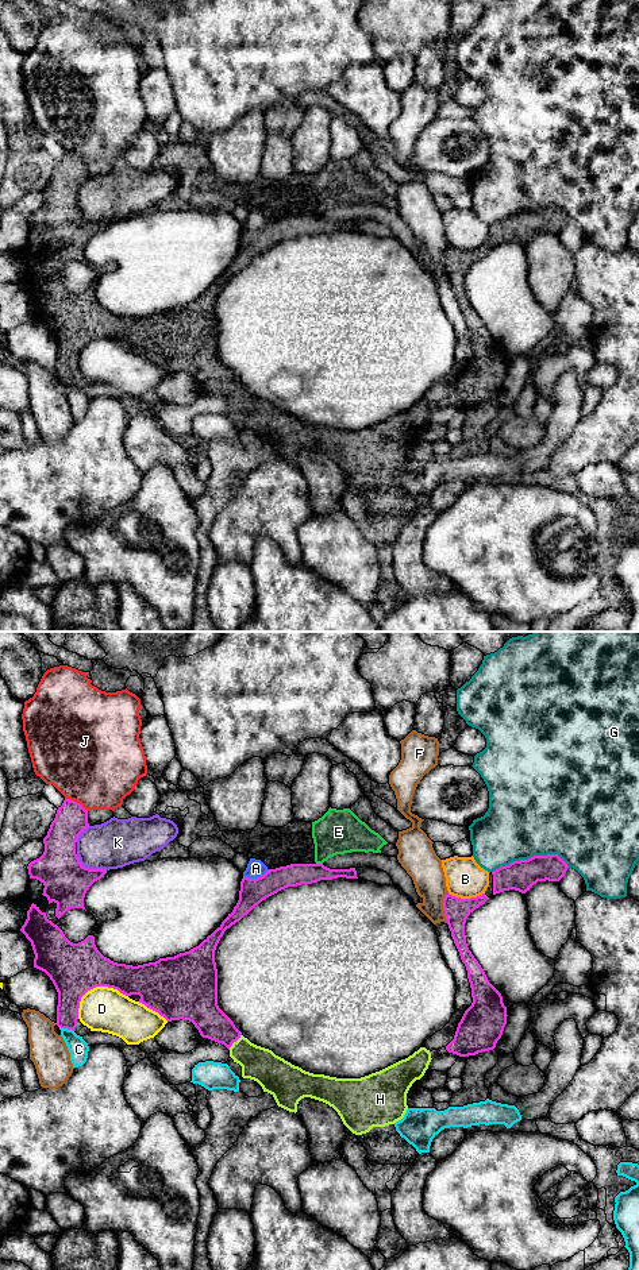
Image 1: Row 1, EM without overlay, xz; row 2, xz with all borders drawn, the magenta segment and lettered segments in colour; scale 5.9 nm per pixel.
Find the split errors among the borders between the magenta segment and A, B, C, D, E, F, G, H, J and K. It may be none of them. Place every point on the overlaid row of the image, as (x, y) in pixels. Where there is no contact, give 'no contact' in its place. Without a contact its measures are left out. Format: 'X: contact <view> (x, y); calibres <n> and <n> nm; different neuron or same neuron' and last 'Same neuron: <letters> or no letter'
A: contact xz (257, 877); calibres 160 and 110 nm; different neuron
B: contact xz (466, 899); calibres 150 and 240 nm; different neuron
C: contact xz (66, 1027); calibres 180 and 120 nm; different neuron
D: contact xz (93, 987); calibres 300 and 260 nm; different neuron
E: contact xz (319, 864); calibres 140 and 260 nm; different neuron
F: contact xz (443, 907); calibres 150 and 190 nm; different neuron
G: contact xz (531, 857); calibres 180 and 480 nm; different neuron
H: contact xz (234, 1041); calibres 190 and 200 nm; same neuron
J: contact xz (76, 802); calibres 190 and 500 nm; different neuron
K: contact xz (88, 868); calibres 260 and 280 nm; different neuron
Same neuron: H

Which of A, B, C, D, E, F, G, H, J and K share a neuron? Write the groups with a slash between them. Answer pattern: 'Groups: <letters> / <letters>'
Groups: A / B / C / D / E / F / G / H / J / K

